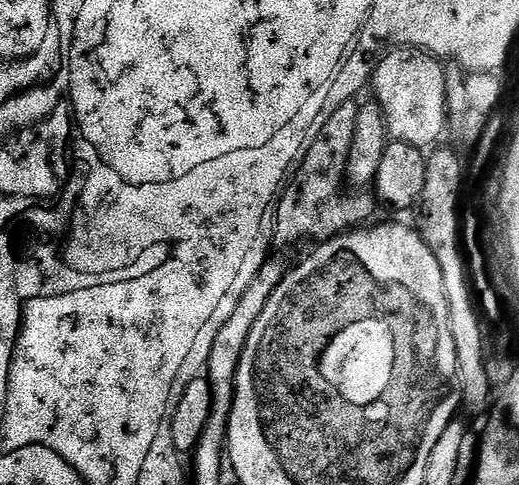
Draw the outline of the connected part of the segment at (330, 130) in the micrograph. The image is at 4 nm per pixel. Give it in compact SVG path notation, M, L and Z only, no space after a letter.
M355 103L342 104L327 116L314 139L303 149L290 179L281 187L274 200L274 211L270 216L274 247L292 248L303 240L323 242L367 225L373 219L371 216L378 209L378 204L371 195L336 196L344 182L344 162L354 132L357 109Z

